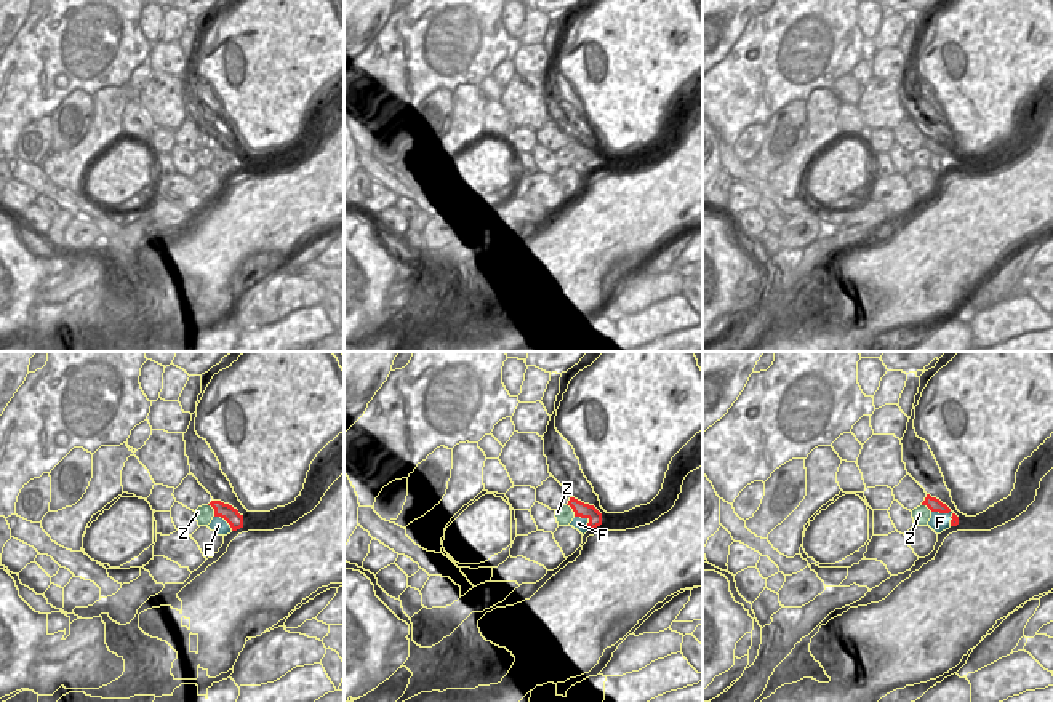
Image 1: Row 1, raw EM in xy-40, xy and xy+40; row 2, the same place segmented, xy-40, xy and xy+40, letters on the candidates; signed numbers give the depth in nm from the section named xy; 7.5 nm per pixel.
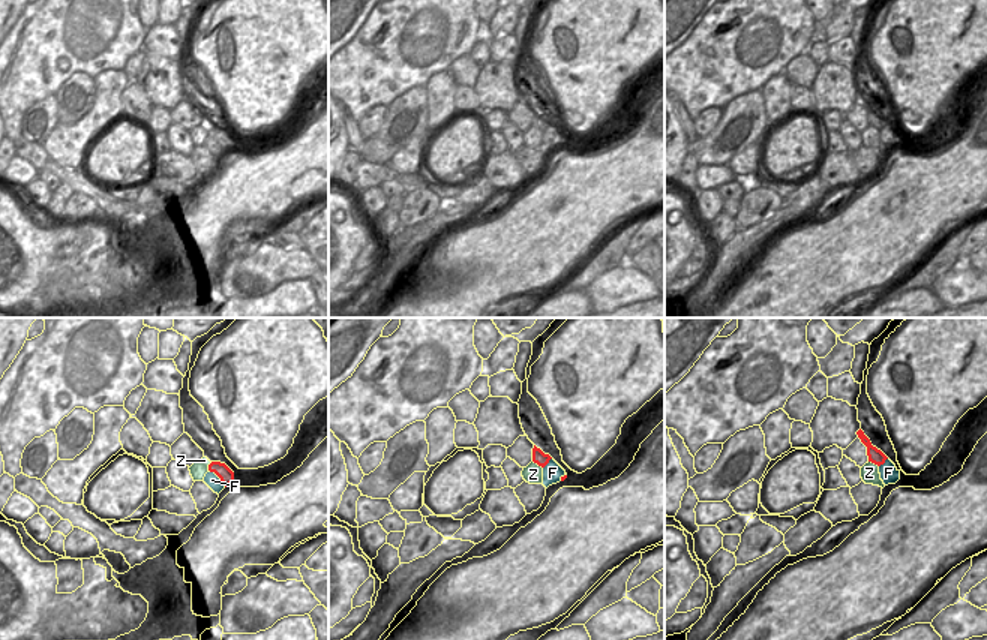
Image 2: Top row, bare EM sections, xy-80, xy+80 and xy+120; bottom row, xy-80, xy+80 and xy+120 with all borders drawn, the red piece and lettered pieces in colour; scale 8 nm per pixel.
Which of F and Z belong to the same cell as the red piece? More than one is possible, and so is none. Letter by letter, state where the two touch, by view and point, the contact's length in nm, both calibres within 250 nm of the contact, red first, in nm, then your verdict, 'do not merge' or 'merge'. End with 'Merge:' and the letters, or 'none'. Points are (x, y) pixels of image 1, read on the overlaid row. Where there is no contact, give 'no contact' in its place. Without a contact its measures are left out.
F: xy+40 (948, 512) | 190 nm | 100/140 nm | do not merge
Z: xy-40 (215, 510) | 110 nm | 120/130 nm | do not merge
Merge: none

